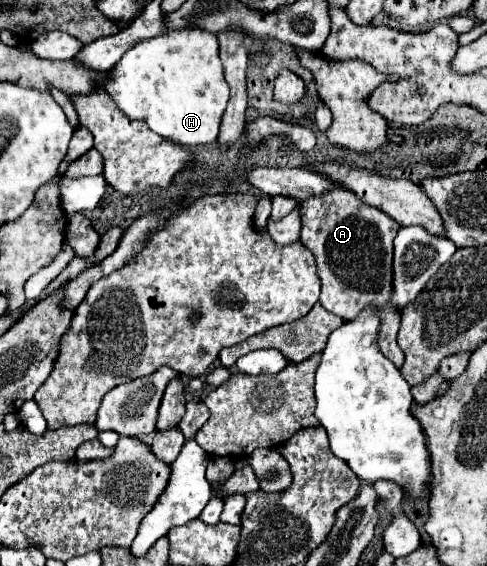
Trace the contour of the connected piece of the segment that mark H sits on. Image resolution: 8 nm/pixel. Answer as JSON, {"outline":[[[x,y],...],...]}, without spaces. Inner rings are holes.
{"outline":[[[194,25],[184,29],[172,29],[164,35],[158,35],[154,39],[146,39],[134,45],[130,51],[124,53],[120,63],[110,71],[106,91],[114,101],[118,101],[118,107],[130,119],[144,121],[150,125],[154,133],[162,135],[164,139],[170,139],[188,147],[216,141],[220,119],[230,99],[230,87],[224,79],[224,67],[218,57],[218,39],[214,33]]]}

